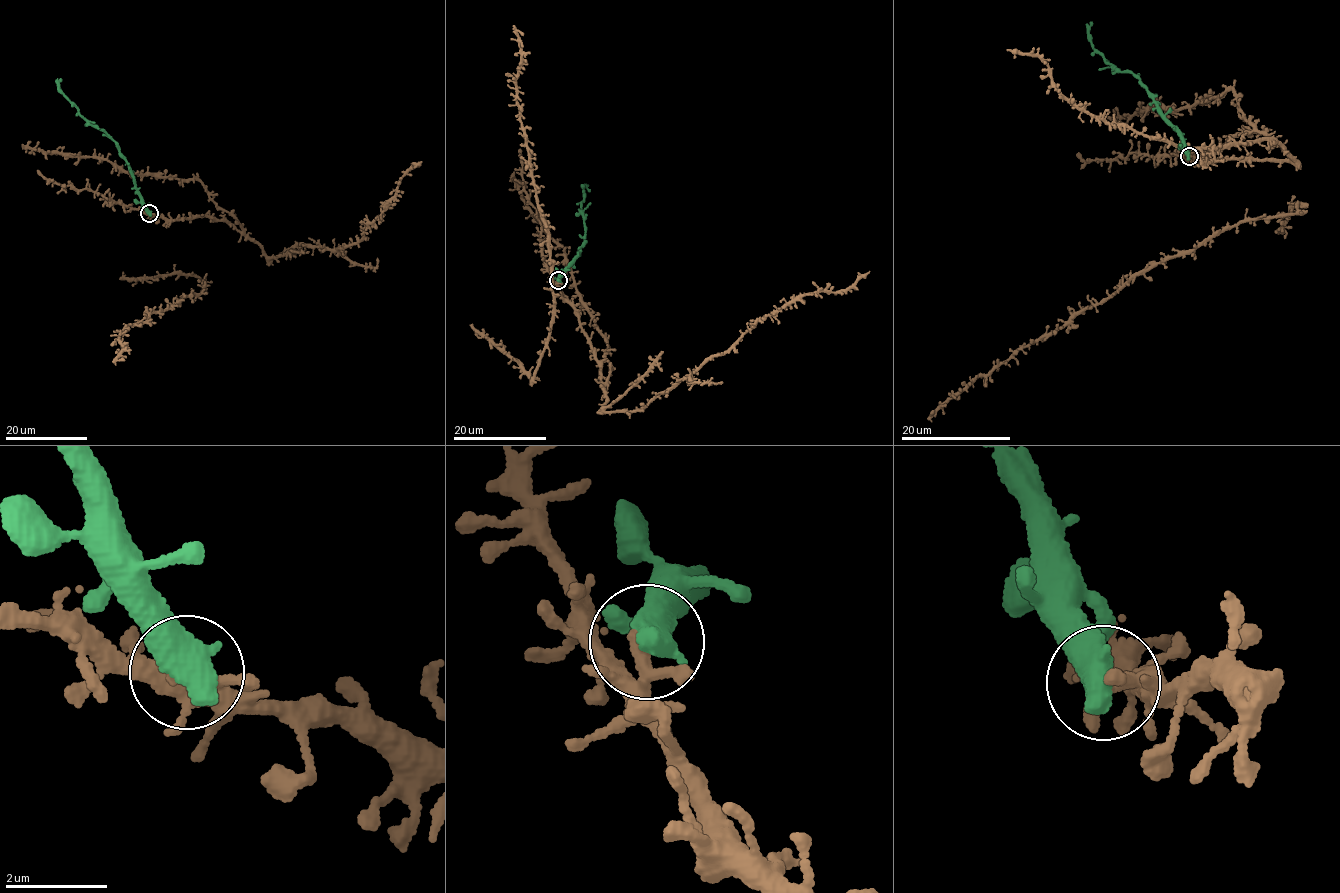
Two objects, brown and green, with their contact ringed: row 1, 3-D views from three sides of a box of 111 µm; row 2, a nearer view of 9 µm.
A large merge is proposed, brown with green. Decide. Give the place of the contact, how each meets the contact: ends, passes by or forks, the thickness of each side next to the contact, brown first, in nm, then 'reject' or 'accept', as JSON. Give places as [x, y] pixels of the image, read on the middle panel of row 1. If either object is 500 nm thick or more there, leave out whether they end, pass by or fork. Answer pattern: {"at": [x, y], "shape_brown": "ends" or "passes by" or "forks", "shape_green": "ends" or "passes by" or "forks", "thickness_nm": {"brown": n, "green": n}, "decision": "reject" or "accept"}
{"at": [558, 280], "thickness_nm": {"brown": 200, "green": 700}, "decision": "reject"}

